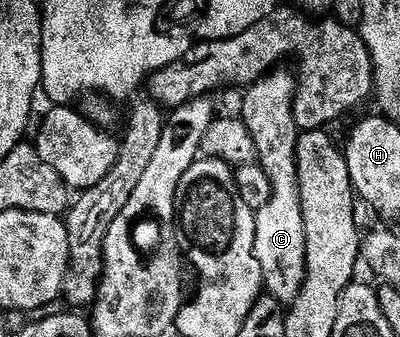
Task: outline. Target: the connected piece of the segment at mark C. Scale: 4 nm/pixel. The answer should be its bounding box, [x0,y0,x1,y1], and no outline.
[238,68,308,304]

